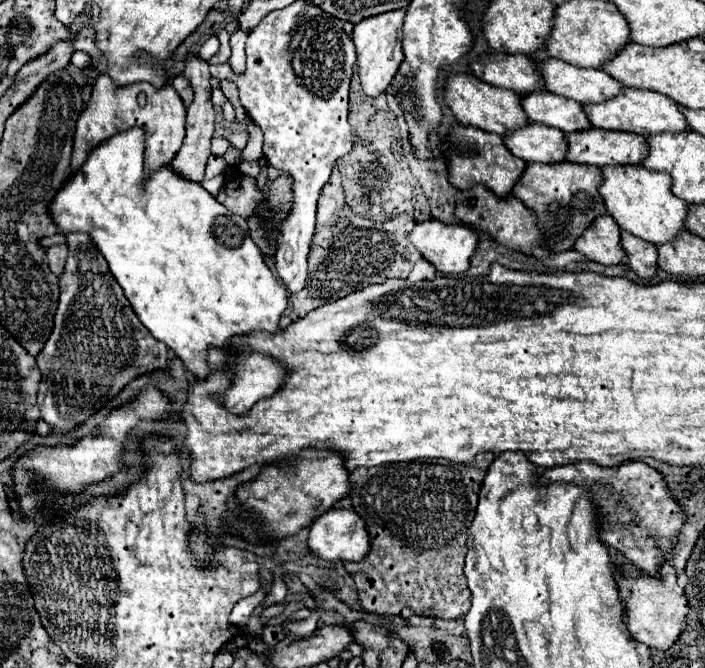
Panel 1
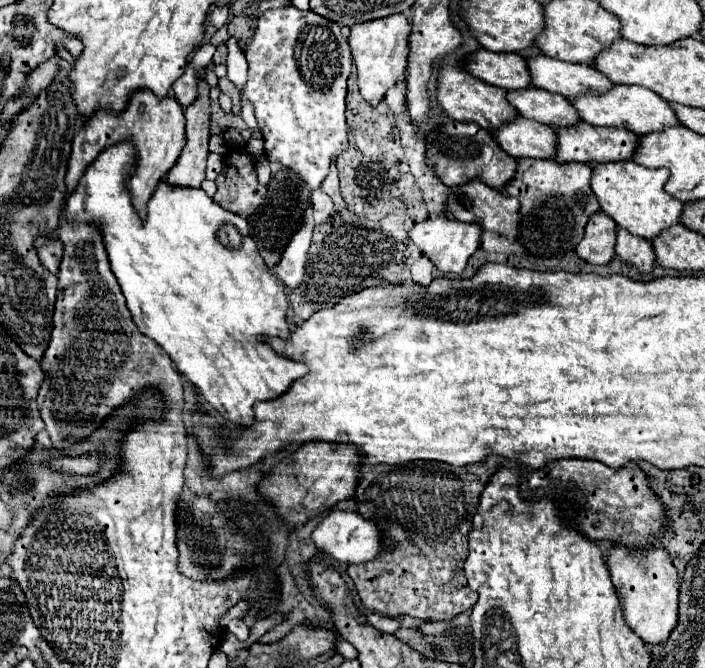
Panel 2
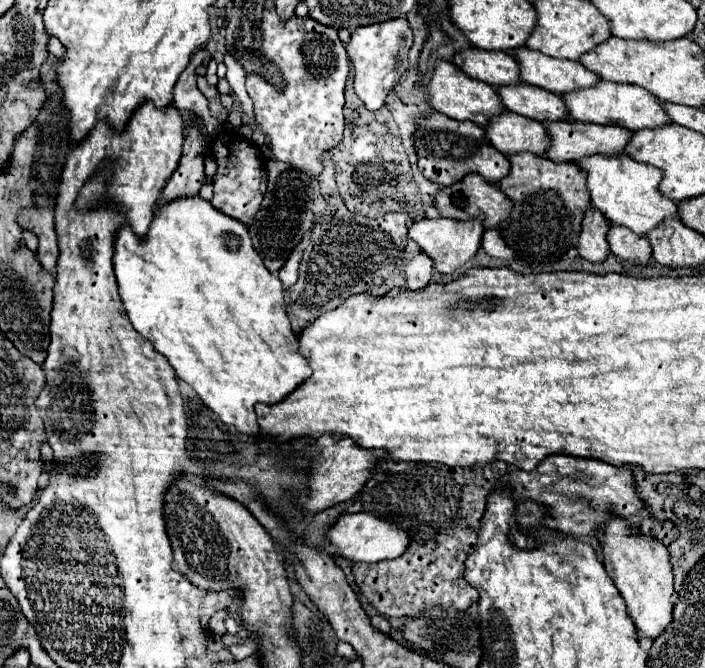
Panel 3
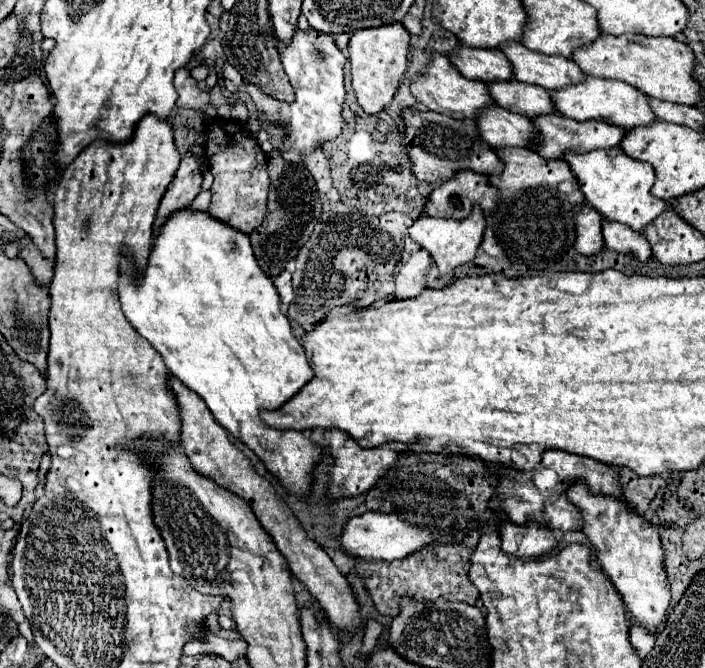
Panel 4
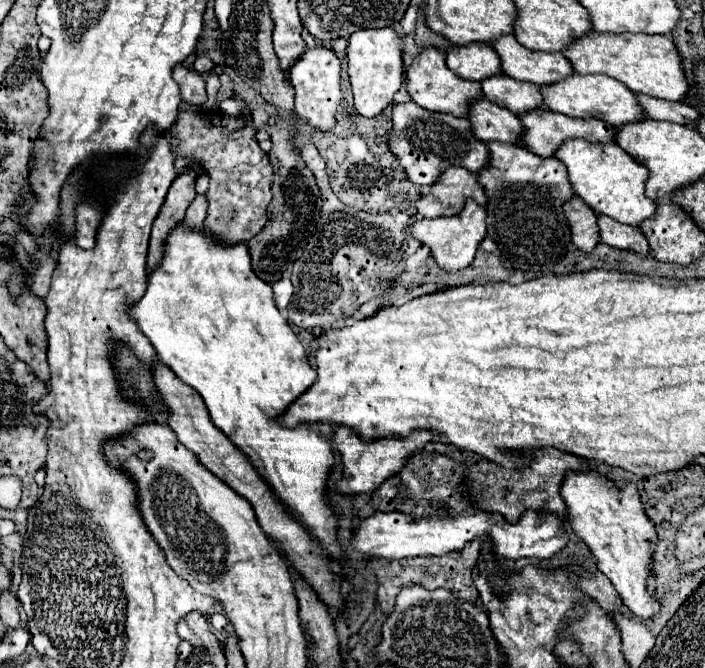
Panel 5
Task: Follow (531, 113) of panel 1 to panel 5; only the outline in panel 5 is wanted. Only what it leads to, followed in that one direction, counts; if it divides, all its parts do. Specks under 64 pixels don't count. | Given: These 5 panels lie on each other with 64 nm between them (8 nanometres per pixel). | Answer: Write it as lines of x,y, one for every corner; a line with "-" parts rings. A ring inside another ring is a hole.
494,76
492,80
484,80
482,92
486,100
508,108
514,114
538,110
544,106
540,86
534,86
530,82
518,82
508,76

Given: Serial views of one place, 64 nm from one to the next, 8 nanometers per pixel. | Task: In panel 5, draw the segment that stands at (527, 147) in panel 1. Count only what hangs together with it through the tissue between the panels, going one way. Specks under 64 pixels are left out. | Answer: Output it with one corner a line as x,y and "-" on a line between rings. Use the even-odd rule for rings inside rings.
480,100
470,108
470,122
474,136
482,142
506,142
520,144
524,126
518,114
504,110
490,100

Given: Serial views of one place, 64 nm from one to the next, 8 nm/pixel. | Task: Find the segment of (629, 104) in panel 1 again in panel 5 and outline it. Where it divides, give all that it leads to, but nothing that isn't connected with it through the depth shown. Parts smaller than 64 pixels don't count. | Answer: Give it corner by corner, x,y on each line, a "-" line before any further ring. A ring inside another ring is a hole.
574,72
572,76
568,76
568,80
562,80
554,86
544,86
542,92
544,92
546,108
550,108
554,112
562,112
572,118
600,118
614,128
648,118
636,98
636,94
622,82
618,82
610,76
604,76
604,74
582,76
582,74

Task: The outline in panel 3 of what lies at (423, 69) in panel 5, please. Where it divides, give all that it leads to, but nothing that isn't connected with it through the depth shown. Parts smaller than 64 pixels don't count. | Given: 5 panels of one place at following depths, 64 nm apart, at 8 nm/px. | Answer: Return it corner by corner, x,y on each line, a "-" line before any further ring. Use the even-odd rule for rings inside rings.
444,60
436,62
428,90
430,90
430,104
434,106
434,110
450,116
452,120
470,120
476,122
478,126
486,126
494,116
500,116
506,110
494,86
488,86
484,82
466,76
452,62
444,62

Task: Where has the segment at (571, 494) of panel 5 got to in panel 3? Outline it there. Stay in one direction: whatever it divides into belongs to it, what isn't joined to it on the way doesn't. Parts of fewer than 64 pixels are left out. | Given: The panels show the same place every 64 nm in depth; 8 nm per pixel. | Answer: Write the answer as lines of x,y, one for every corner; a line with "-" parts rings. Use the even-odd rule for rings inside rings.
622,518
610,520
598,534
604,550
604,566
614,580
620,596
626,602
626,612
636,624
636,630
646,638
656,640
672,622
672,610
678,600
674,590
674,570
668,550
650,534
632,530

